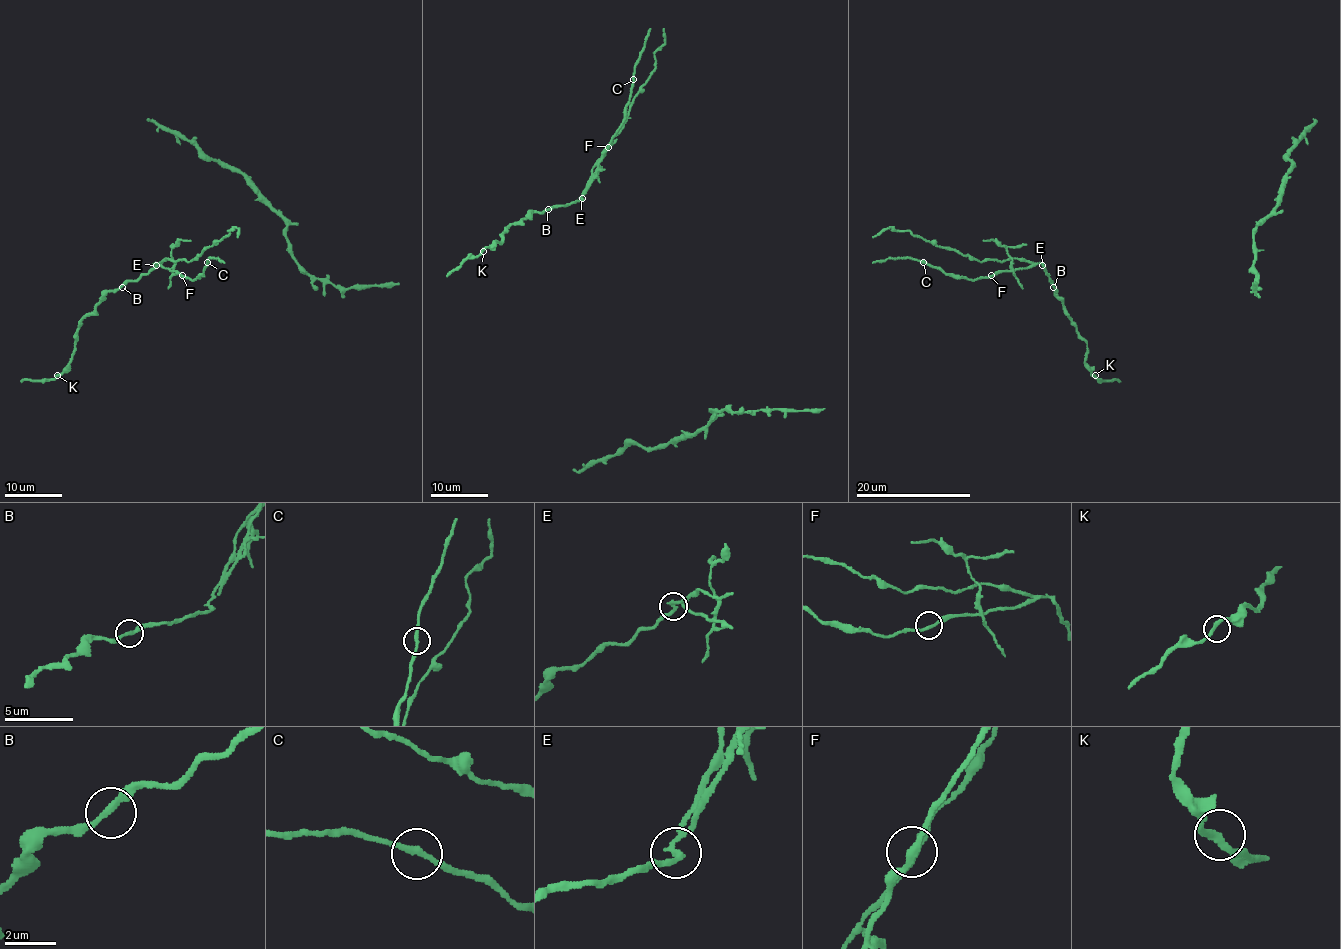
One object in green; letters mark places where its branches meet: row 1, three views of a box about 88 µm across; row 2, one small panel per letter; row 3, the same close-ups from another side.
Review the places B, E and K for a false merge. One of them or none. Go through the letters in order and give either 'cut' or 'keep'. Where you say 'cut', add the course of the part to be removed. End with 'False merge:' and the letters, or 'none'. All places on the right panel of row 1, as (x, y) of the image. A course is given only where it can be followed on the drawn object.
B: keep
E: cut | (1042, 265), (1018, 258), (978, 261), (909, 231), (896, 231), (889, 227), (872, 237)
K: keep
False merge: E

